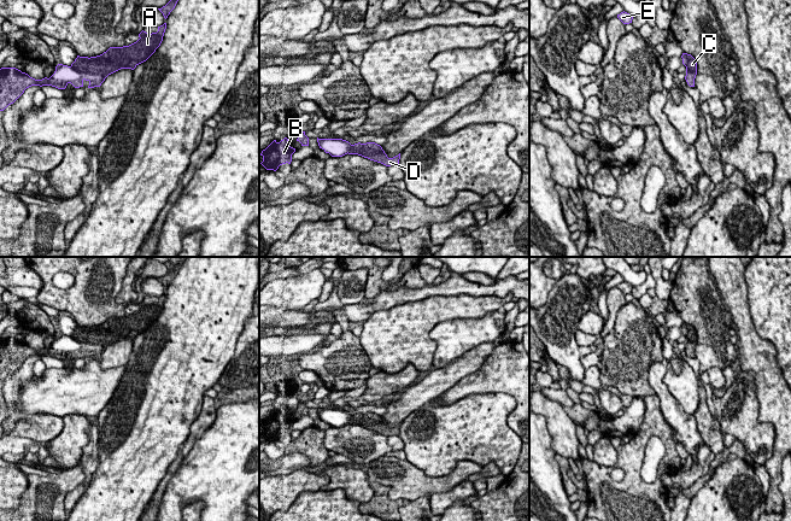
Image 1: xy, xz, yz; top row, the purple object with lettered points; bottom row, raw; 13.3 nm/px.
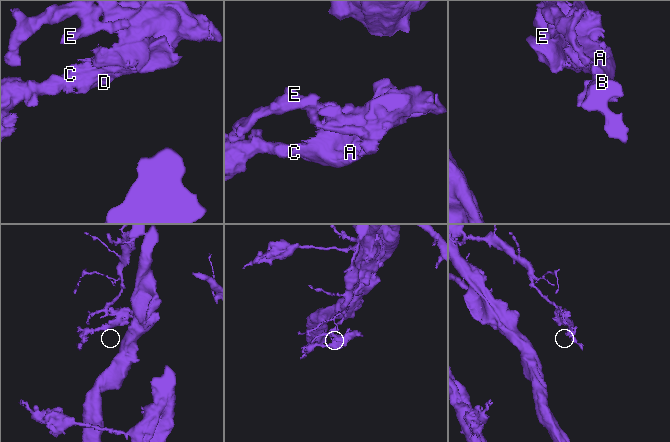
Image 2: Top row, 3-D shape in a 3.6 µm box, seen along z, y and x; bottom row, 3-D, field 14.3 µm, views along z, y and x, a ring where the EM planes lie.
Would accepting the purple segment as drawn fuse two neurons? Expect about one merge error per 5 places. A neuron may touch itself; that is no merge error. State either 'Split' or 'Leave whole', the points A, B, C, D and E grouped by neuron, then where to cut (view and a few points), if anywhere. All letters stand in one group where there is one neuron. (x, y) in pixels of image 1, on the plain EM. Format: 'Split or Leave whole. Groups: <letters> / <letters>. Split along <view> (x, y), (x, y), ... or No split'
Leave whole. Groups: A B C D E. No split

